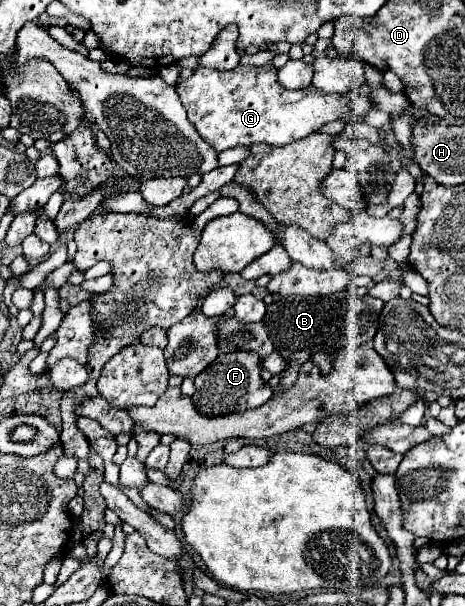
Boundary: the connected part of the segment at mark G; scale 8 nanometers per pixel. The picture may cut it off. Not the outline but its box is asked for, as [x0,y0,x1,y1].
[176,64,374,152]

